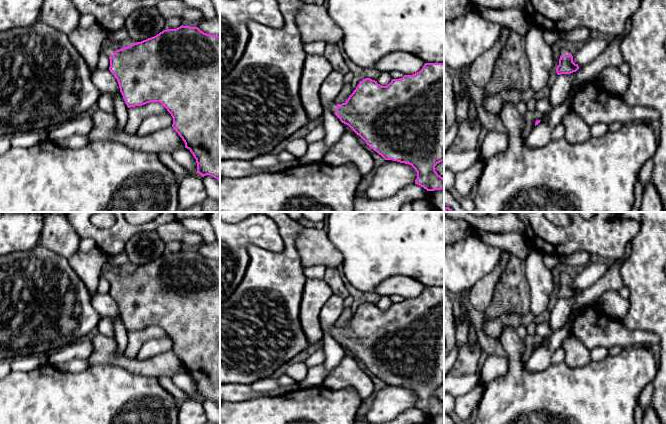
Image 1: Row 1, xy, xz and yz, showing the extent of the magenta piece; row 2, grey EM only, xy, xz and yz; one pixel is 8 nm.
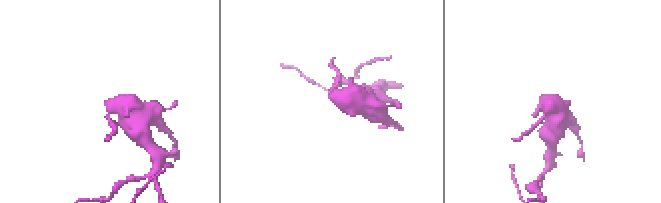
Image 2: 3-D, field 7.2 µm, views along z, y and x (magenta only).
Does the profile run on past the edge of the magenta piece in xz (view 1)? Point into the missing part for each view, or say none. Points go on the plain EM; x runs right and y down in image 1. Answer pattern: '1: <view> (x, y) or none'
1: xz (332, 331)

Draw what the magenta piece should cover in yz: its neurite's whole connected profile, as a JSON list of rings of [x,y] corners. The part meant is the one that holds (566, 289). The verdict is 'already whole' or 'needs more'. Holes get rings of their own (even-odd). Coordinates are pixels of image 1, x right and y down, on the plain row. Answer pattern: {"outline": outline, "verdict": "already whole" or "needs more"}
{"outline": [[[562,272],[560,275],[559,289],[556,292],[557,299],[571,298],[578,293],[579,290],[573,286],[572,278],[566,272]]], "verdict": "needs more"}

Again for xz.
{"outline": [[[425,287],[419,296],[392,303],[387,310],[365,302],[345,327],[330,327],[328,333],[385,384],[411,389],[417,396],[415,408],[427,415],[444,412],[444,402],[435,395],[435,390],[444,385],[444,287]]], "verdict": "needs more"}

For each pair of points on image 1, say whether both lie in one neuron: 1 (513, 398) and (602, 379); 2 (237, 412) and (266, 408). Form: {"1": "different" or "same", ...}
{"1": "same", "2": "same"}

